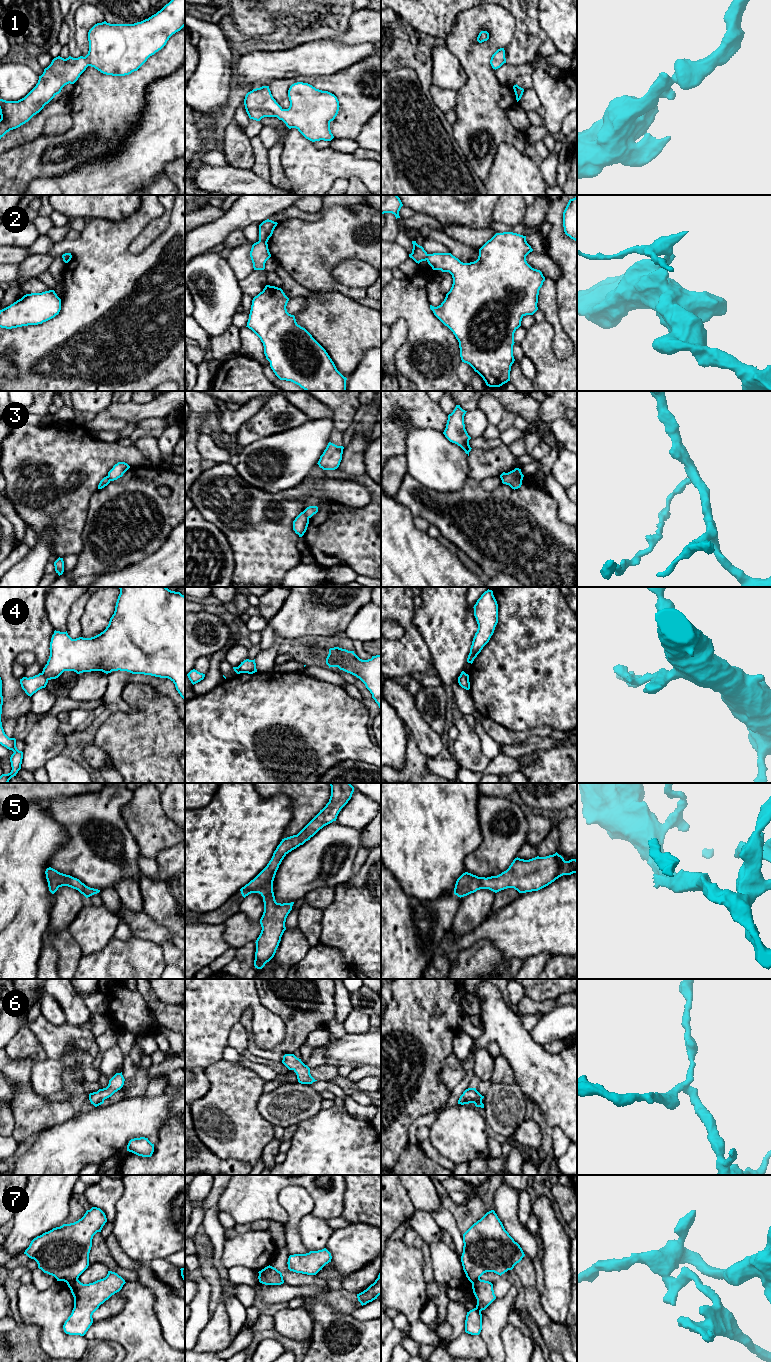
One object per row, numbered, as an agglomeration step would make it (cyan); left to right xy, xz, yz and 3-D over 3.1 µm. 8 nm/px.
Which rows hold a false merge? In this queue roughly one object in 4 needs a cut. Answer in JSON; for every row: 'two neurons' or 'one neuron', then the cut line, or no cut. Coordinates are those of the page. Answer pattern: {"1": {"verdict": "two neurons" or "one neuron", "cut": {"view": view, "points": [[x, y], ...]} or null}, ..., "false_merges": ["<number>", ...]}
{"1": {"verdict": "one neuron", "cut": null}, "2": {"verdict": "two neurons", "cut": {"view": "xz", "points": [[259, 240], [266, 242]]}}, "3": {"verdict": "two neurons", "cut": {"view": "xz", "points": [[303, 511], [308, 518]]}}, "4": {"verdict": "two neurons", "cut": {"view": "xy", "points": [[41, 673], [48, 679]]}}, "5": {"verdict": "one neuron", "cut": null}, "6": {"verdict": "one neuron", "cut": null}, "7": {"verdict": "two neurons", "cut": {"view": "xy", "points": [[77, 1279], [67, 1283]]}}, "false_merges": ["2", "3", "4", "7"]}

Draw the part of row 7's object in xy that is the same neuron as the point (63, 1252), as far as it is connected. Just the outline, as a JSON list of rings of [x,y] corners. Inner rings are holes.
[[[92,1207],[78,1221],[63,1224],[34,1238],[24,1254],[34,1259],[39,1269],[54,1276],[57,1281],[66,1283],[76,1281],[89,1266],[93,1236],[97,1232],[101,1232],[106,1222],[105,1213],[100,1208]]]

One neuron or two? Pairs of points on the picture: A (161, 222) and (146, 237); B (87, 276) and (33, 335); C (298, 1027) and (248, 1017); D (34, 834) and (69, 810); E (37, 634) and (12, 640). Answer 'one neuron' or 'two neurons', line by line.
A: one neuron
B: one neuron
C: one neuron
D: two neurons
E: one neuron

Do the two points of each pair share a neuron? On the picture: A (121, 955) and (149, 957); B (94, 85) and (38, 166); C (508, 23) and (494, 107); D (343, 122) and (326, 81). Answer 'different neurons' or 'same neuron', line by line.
A: same neuron
B: same neuron
C: same neuron
D: same neuron

